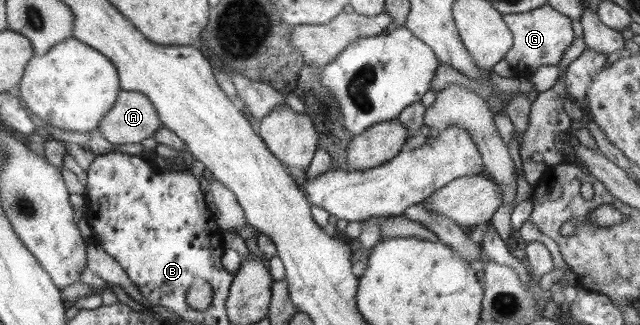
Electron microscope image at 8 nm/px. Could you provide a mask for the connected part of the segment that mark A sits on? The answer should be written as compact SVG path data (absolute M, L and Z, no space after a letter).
M121 90L98 130L112 144L138 144L163 126L153 102L141 92Z

